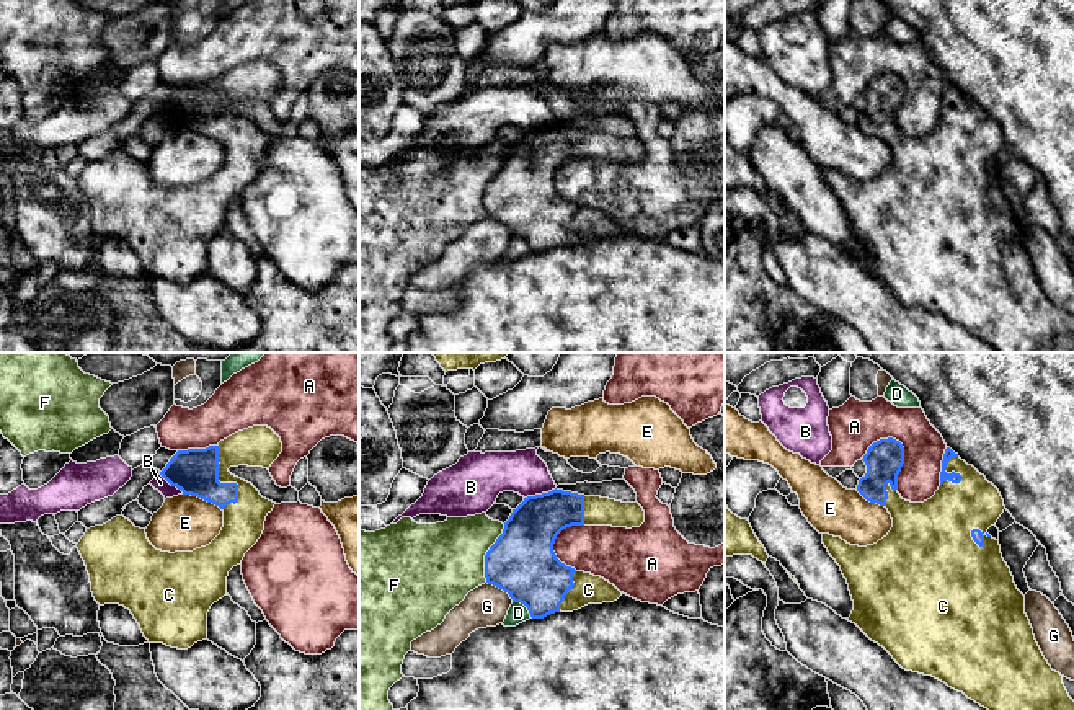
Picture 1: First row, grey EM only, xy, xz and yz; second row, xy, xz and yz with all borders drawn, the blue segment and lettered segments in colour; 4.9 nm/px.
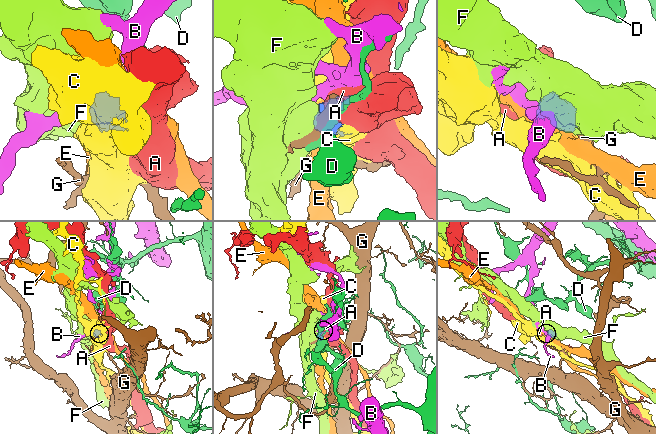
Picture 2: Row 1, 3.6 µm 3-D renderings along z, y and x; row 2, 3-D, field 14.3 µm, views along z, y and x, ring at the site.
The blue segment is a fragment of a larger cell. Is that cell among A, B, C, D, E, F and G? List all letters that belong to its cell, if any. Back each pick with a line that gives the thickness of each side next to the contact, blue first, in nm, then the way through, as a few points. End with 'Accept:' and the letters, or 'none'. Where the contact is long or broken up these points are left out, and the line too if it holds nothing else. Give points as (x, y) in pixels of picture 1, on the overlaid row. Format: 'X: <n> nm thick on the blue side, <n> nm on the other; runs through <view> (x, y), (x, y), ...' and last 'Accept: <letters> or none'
C: 220 nm thick on the blue side, 200 nm on the other
Accept: C

